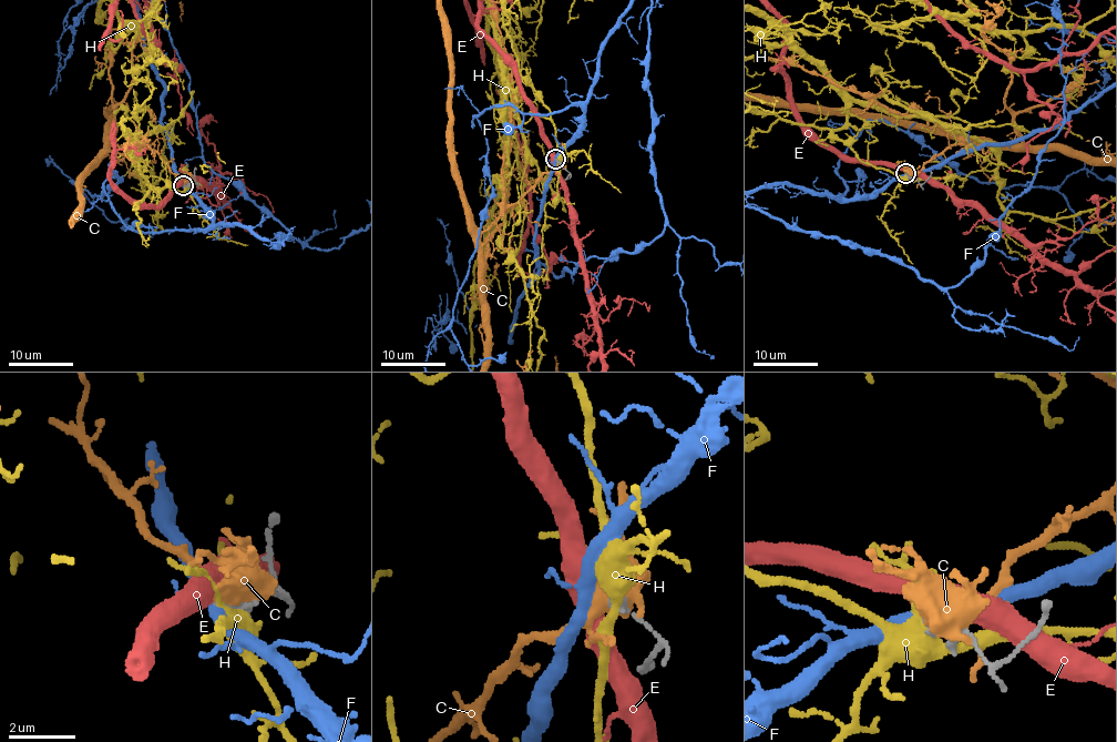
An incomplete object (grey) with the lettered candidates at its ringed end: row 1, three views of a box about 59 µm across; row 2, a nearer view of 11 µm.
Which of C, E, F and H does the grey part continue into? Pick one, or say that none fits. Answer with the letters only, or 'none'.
none

